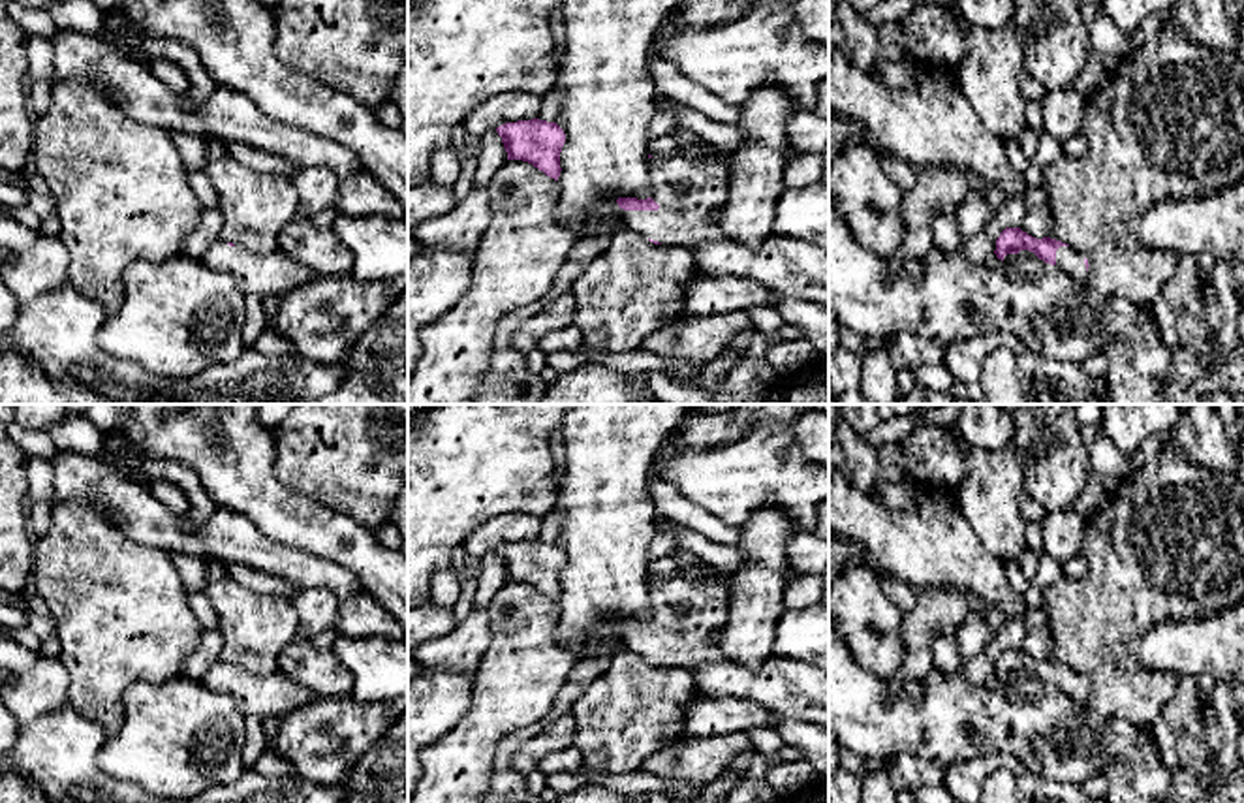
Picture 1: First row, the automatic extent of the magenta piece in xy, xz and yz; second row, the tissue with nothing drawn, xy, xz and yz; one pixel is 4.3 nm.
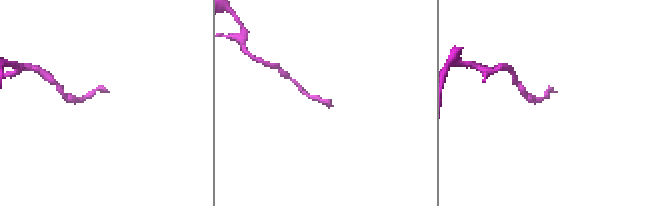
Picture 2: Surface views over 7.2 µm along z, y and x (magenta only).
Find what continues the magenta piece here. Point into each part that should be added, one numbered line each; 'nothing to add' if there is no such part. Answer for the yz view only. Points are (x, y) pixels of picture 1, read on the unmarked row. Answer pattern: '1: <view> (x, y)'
1: yz (1023, 677)

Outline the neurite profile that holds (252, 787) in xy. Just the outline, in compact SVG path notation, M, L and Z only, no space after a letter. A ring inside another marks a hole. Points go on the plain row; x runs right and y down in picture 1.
M244 769L237 780L209 788L192 803L342 803L346 794L346 780L318 784L304 777L267 777Z

